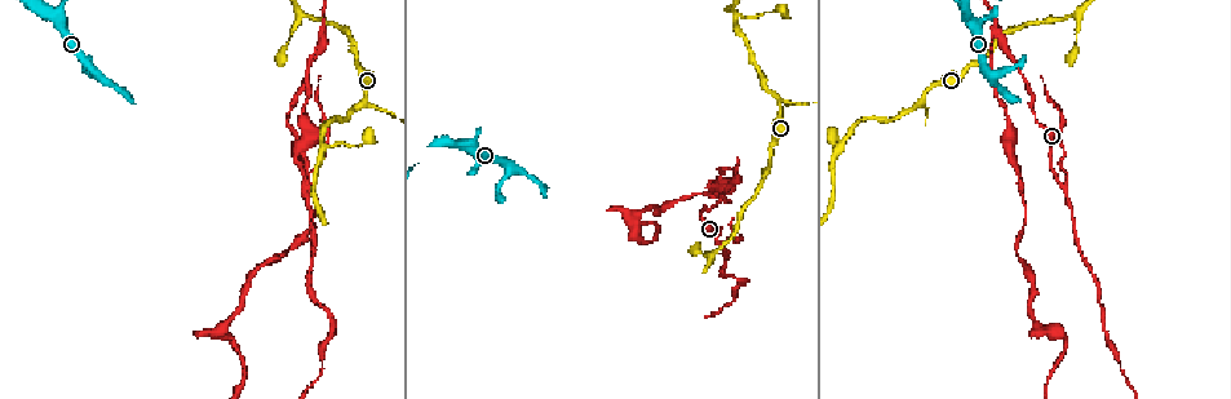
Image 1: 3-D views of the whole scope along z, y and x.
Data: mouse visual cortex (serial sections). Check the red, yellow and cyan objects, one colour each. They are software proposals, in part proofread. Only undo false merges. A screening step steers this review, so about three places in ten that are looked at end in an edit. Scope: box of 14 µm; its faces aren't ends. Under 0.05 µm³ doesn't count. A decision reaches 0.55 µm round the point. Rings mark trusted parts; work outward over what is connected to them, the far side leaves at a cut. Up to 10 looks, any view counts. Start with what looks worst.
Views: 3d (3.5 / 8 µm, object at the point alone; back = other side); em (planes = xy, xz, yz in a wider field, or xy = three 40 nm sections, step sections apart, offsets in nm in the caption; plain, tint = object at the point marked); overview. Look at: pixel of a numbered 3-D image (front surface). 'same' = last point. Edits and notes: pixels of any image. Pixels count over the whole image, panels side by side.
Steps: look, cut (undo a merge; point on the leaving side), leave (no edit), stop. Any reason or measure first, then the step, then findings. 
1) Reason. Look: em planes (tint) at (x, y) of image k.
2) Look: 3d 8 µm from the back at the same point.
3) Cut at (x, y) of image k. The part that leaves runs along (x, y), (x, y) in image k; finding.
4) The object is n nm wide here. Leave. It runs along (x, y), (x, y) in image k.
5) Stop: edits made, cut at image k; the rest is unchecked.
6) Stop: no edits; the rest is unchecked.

Abrupt turn. Look: 3d 3.5 µm at (716, 242) of image 1.

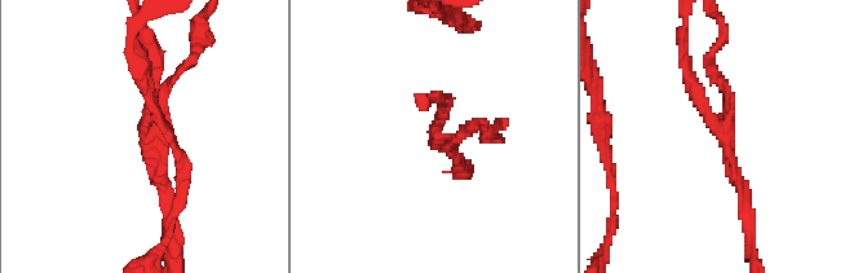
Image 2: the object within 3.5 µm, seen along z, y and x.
3 arms meet here; the arms are 150, 150, 150 nm wide. Look: em xy step 3 (tint) at (435, 137) of image 2.

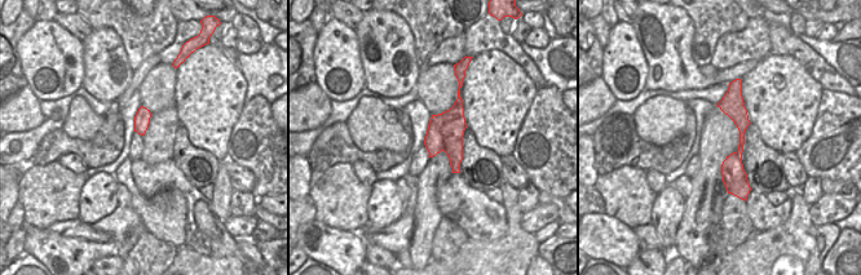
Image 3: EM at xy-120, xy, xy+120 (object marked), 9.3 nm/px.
Cut at (715, 75) of image 2. A border runs along (432, 115), (442, 136), (445, 150) in image 3; two cells meet here.

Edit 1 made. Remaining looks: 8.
Abrupt turn. Look: 3d 3.5 µm from the back at (321, 36) of image 1.

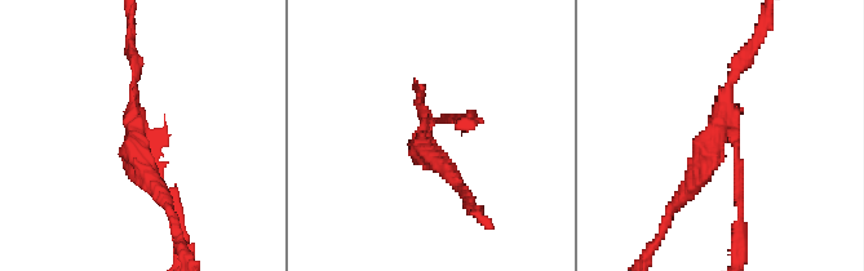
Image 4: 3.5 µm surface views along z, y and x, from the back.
3 arms meet here; the arms are 150, 150, 200 nm wide. Look: em xy step 3 (tint) at (134, 135) of image 4.

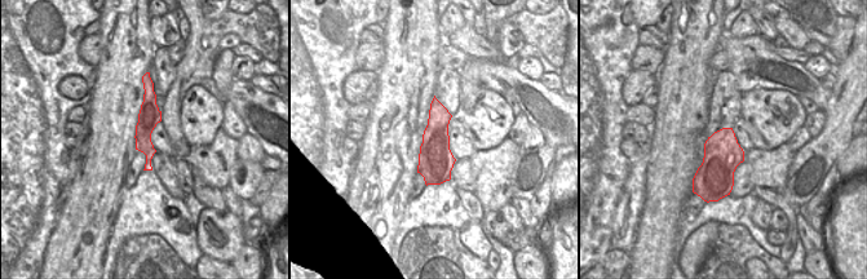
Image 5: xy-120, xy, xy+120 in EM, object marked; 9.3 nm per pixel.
Cut at (738, 183) of image 4. The part that leaves runs along (735, 128), (741, 227), (739, 247) in image 4; two cells meet here.

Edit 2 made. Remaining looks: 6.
Look: overview.

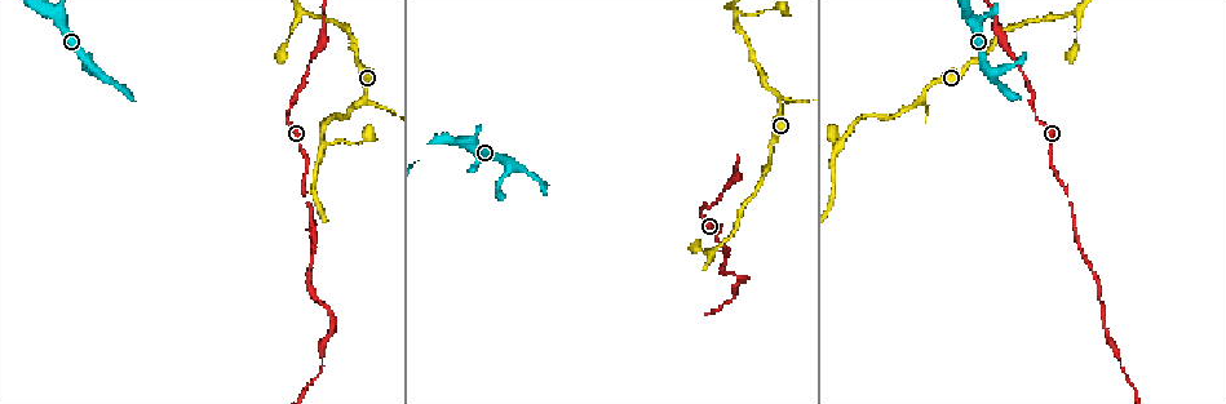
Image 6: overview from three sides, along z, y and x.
Thick turns thin. Look: 3d 3.5 µm at (1073, 14) of image 6.

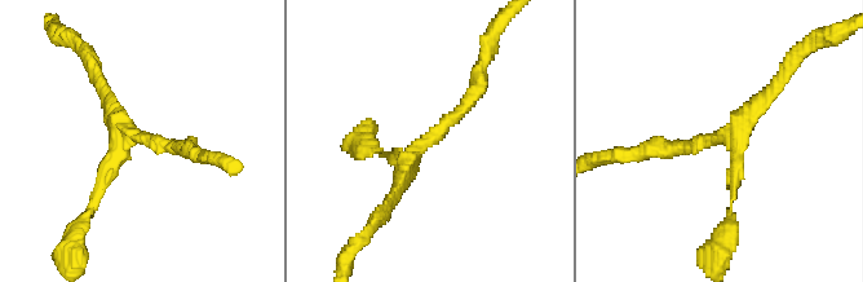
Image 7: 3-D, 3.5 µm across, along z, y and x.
3 arms meet here; the arms are 150, 150, 200 nm wide; now the EM. Look: em xy step 5 (tint) at (422, 145) of image 7.

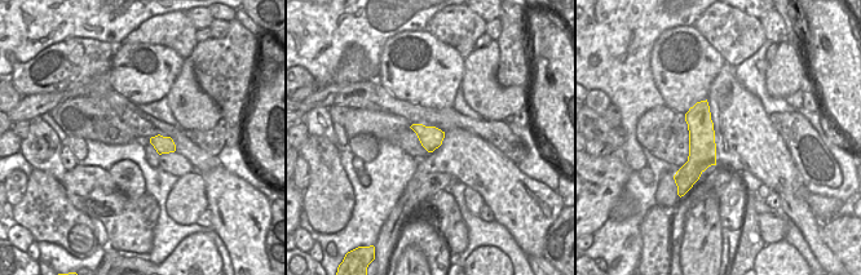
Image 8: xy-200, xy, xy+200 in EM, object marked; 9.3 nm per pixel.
Leave. One cell here.

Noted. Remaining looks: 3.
Thick turns thin. Look: 3d 3.5 µm at (366, 98) of image 6.

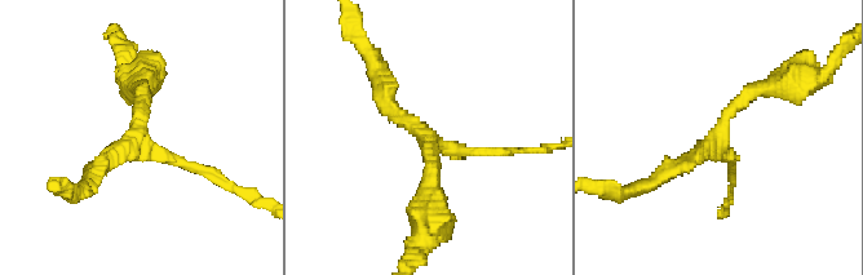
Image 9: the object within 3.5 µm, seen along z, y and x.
3 arms meet here; the arms are 150, 200, 200 nm wide. Look: em xy step 3 (tint) at (429, 140) of image 9.

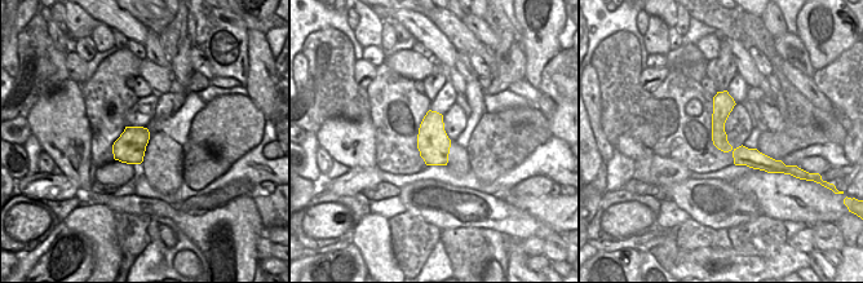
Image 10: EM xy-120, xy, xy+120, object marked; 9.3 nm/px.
Cut it another way. Look: em xy step 5 (tint) at the same point.

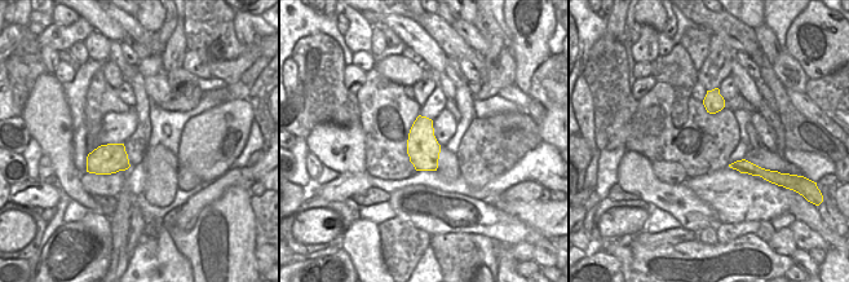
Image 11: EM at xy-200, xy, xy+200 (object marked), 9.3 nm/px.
Leave. It runs along (782, 83), (746, 94), (706, 150), (663, 174) in image 9; all the same cell.

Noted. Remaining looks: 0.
Stop: edits made, cut at image 2, cut at image 4; the rest is unchecked.

